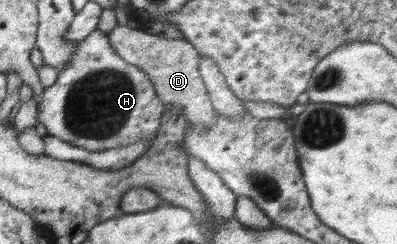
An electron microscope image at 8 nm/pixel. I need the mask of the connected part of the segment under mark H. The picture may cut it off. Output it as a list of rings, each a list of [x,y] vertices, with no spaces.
[[[100,25],[80,41],[76,52],[72,54],[72,60],[59,70],[57,81],[44,89],[36,118],[37,124],[42,124],[48,135],[52,134],[62,141],[83,146],[89,151],[100,152],[132,145],[140,139],[150,141],[150,137],[157,135],[160,128],[164,105],[162,99],[156,95],[148,74],[116,54],[110,46],[107,33]]]

